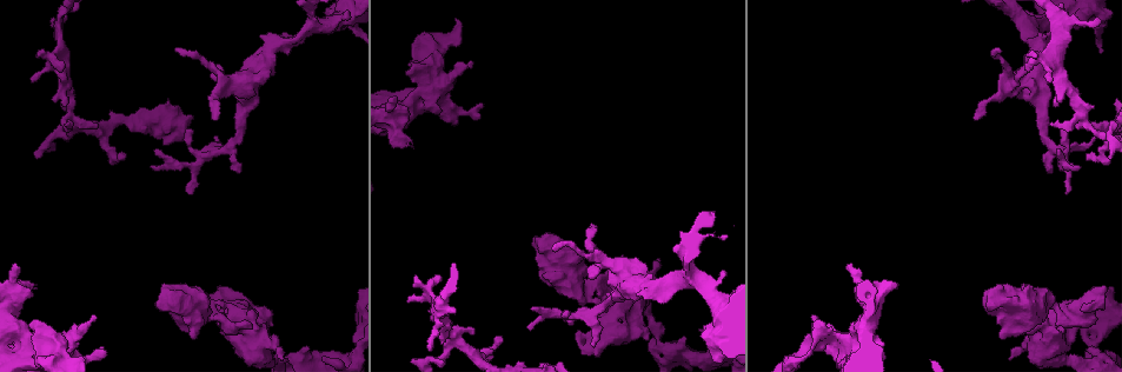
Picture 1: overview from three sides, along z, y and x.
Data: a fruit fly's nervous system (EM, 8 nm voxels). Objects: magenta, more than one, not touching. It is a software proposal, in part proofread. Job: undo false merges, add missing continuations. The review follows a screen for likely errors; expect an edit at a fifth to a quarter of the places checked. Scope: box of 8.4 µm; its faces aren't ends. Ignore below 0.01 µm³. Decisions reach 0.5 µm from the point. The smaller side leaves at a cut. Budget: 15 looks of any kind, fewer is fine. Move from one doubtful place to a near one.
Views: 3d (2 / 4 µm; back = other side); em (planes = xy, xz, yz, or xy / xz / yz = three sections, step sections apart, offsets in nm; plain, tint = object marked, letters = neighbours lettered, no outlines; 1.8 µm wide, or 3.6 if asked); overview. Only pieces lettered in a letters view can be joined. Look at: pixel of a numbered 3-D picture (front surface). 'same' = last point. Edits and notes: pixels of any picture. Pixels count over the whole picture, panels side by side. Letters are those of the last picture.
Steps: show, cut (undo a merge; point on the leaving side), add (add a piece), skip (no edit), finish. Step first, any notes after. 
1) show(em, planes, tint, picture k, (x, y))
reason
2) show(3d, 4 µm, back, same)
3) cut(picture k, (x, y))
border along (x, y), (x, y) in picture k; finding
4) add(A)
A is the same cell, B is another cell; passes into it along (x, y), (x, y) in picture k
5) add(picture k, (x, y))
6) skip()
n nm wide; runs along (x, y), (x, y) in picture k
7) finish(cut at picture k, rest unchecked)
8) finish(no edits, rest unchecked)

show(3d, 2 µm, picture 1, (589, 276))
an open end

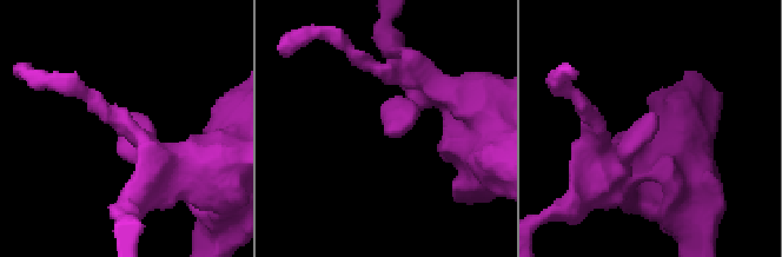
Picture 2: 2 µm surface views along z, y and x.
show(em, 3.6 µm, yz, step 4, letters, picture 2, (652, 117))
now the EM

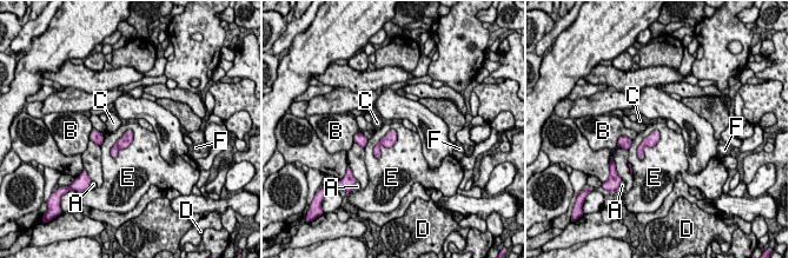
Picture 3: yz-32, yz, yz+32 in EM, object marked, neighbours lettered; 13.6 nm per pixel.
show(em, 3.6 µm, xz, step 8, letters, same)

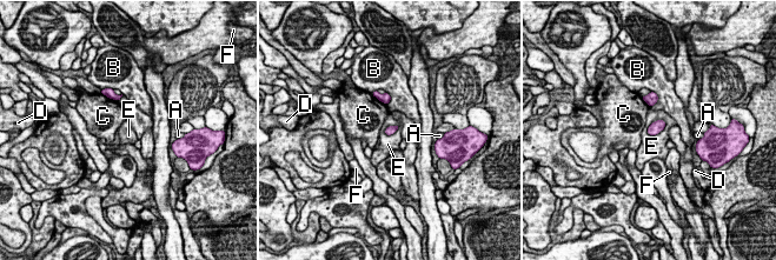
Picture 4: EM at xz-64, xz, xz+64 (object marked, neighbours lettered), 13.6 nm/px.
skip()
E touches over 320 nm; A, B, C, D, E and F are other cells; border along (665, 121), (654, 121), (647, 133) in picture 4; no lettered piece goes on from it

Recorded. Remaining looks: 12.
show(em, planes, letters, picture 1, (219, 150))
arms part here

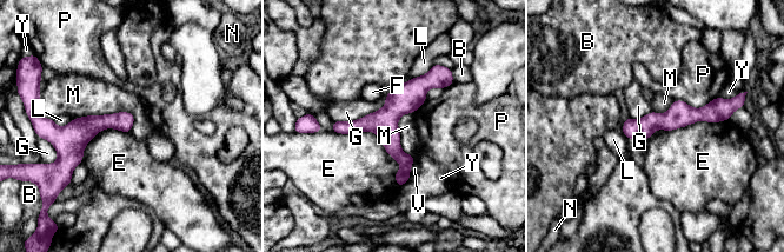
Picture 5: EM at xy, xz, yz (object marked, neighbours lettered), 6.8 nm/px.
skip()
B, E, F, G, L, M, N, P, V and Y are other cells; runs along (439, 68), (380, 123), (334, 127) in picture 5; one neuron here

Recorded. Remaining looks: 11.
show(em, xz, step 8, plain, picture 1, (607, 346))

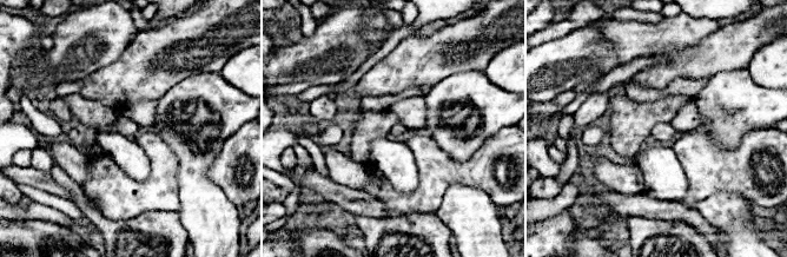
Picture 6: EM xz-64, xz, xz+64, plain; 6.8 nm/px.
show(em, xz, step 8, tint, same)

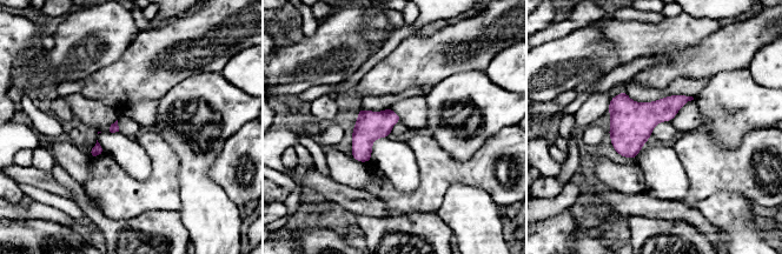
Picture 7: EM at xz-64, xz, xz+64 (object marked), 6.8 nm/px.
show(em, xz, step 8, letters, same)
see the neighbours

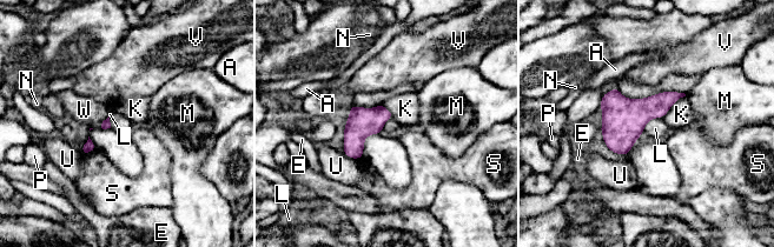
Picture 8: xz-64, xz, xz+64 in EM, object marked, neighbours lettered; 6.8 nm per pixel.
skip()
K touches over 220 nm; A, E, K, L, M, N, P, S, U, V and W are other cells; no lettered piece goes on from it

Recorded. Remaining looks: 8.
show(em, planes, tint, picture 1, (194, 336))
free end

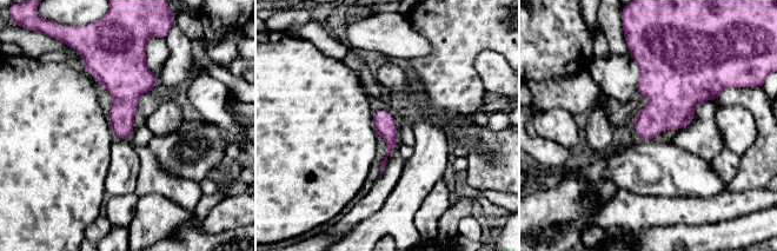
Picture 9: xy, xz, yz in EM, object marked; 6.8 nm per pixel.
show(em, planes, letters, same)

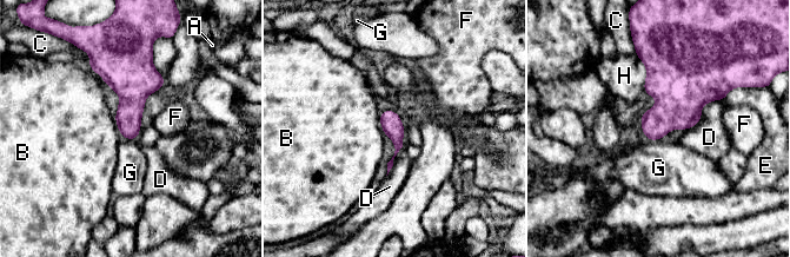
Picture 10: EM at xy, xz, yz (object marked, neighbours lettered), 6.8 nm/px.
skip()
A, B, C, D, E, F, G and H are other cells; border along (123, 137), (134, 139) in picture 10; none of them fits

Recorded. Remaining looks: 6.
show(em, yz, step 4, tint, picture 1, (83, 127))
branch point

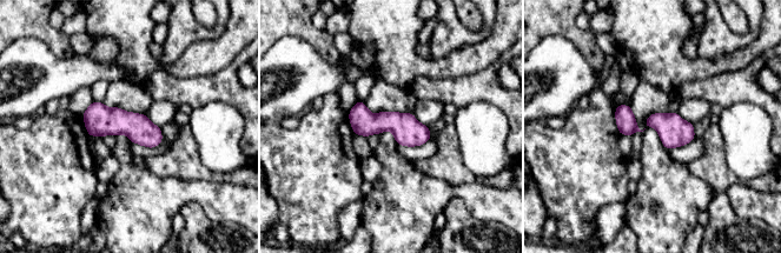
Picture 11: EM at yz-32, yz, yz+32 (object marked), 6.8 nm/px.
show(em, planes, letters, same)

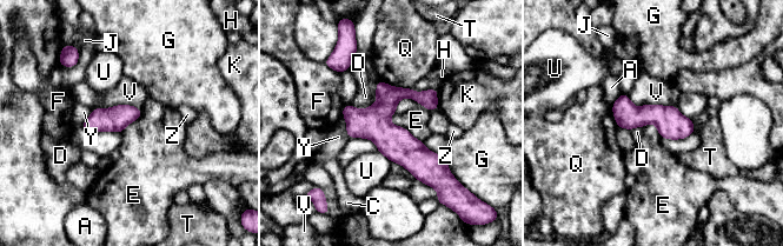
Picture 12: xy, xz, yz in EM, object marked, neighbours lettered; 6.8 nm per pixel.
skip()
A, C, D, E, F, G, H, J, K, Q, T, U, V, Y and Z are other cells; border along (391, 114), (393, 124), (423, 143) in picture 12; one neuron here

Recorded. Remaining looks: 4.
show(3d, 2 µm, picture 1, (435, 64))
touches itself

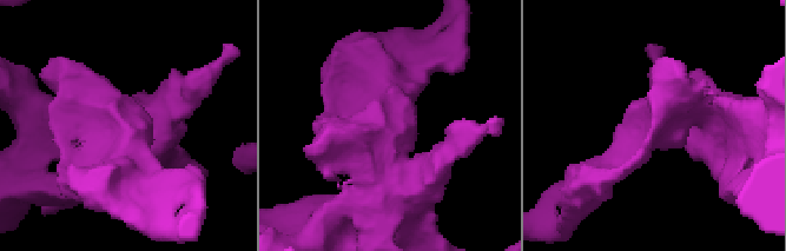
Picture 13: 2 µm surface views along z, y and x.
show(em, planes, letters, picture 13, (128, 125))
arms of 200, 220 nm; need the tissue

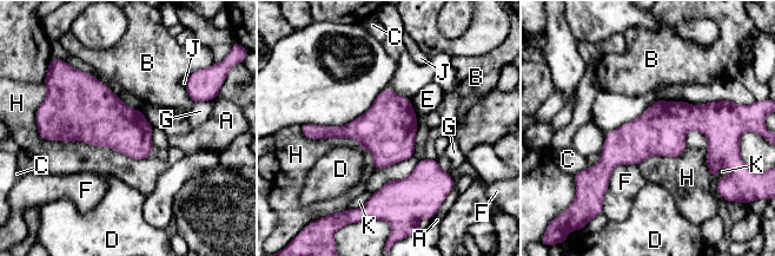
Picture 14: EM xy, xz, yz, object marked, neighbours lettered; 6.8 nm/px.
skip()
340 nm wide; A, B, C, D, E, F, G, H, J and K are other cells; runs along (723, 126), (669, 122), (593, 169) in picture 14; all the same neuron

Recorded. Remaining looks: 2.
finish(no edits, rest unchecked)

